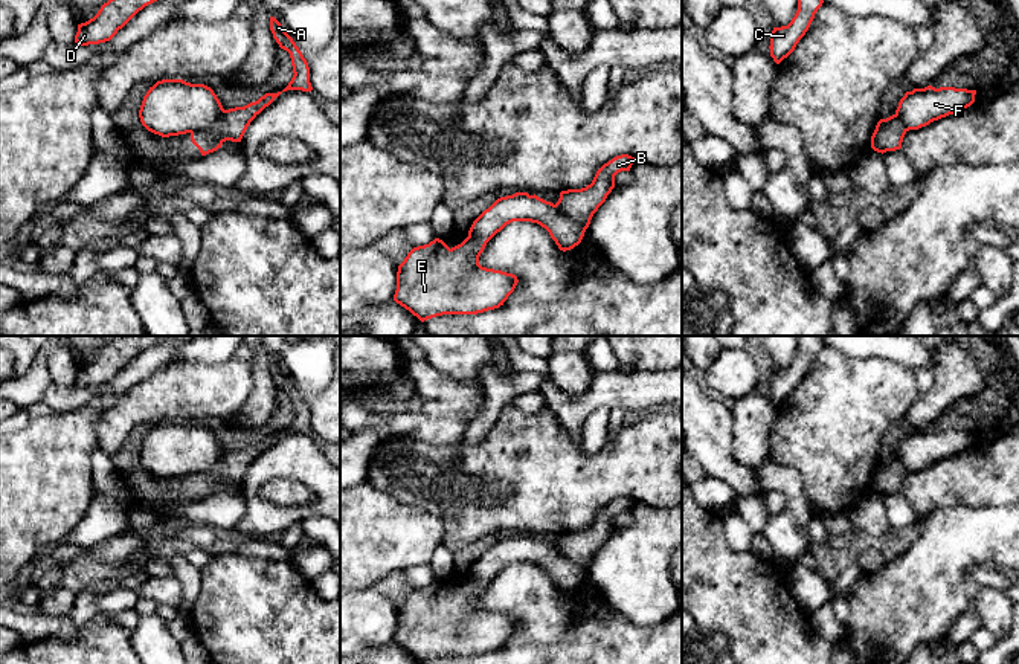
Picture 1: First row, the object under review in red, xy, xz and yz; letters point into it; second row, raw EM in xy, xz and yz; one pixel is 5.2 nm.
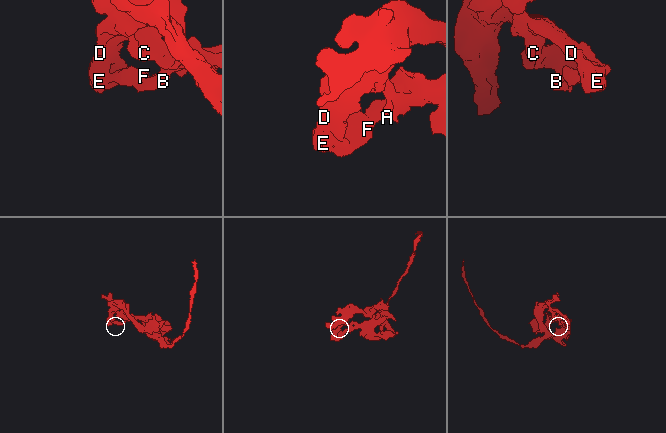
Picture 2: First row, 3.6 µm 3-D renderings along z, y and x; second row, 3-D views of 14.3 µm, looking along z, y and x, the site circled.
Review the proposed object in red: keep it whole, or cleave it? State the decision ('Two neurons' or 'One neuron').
Two neurons

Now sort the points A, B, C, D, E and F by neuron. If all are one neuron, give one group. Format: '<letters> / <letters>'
A B / C D E F

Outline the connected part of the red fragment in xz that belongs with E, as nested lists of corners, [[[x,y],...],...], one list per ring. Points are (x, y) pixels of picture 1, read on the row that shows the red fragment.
[[[535,194],[500,197],[473,221],[461,244],[450,249],[435,238],[413,247],[398,266],[394,301],[421,322],[442,314],[477,314],[499,308],[519,279],[513,273],[482,267],[479,256],[487,243],[513,221],[540,224],[563,252],[578,246],[586,232],[554,203]]]

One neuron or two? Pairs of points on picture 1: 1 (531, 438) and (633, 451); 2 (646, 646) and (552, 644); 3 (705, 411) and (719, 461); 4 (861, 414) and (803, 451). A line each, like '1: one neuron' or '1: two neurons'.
1: one neuron
2: one neuron
3: one neuron
4: one neuron

